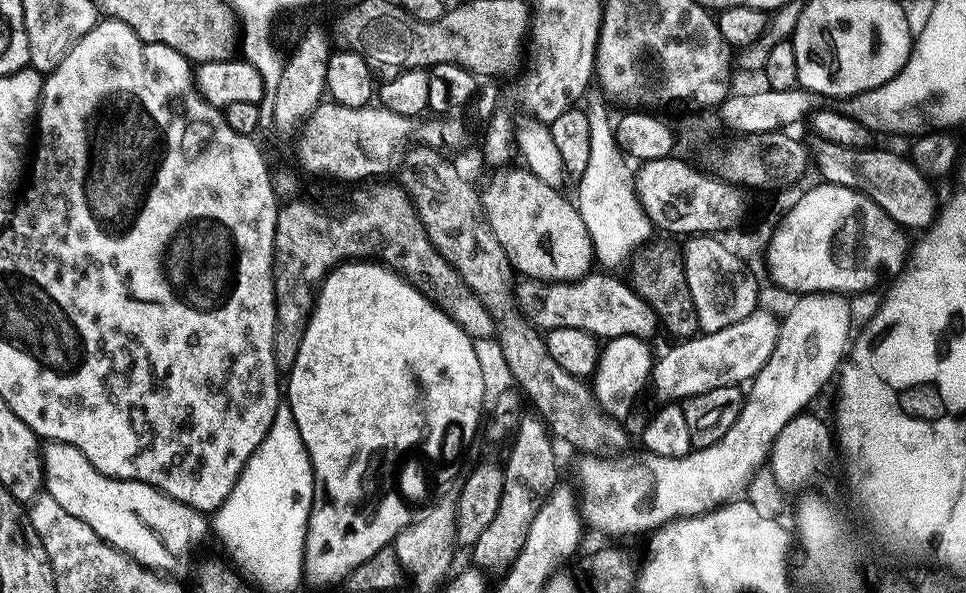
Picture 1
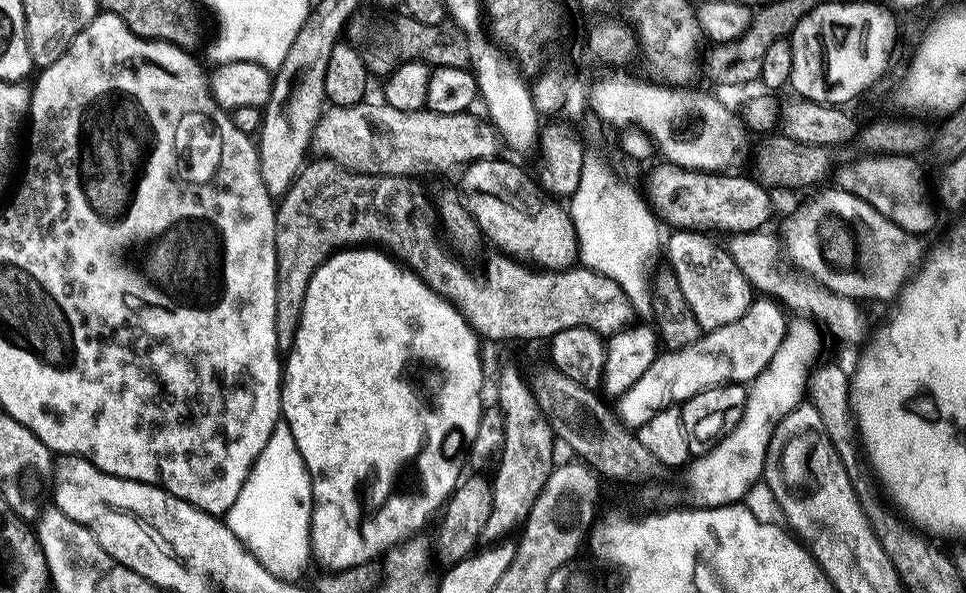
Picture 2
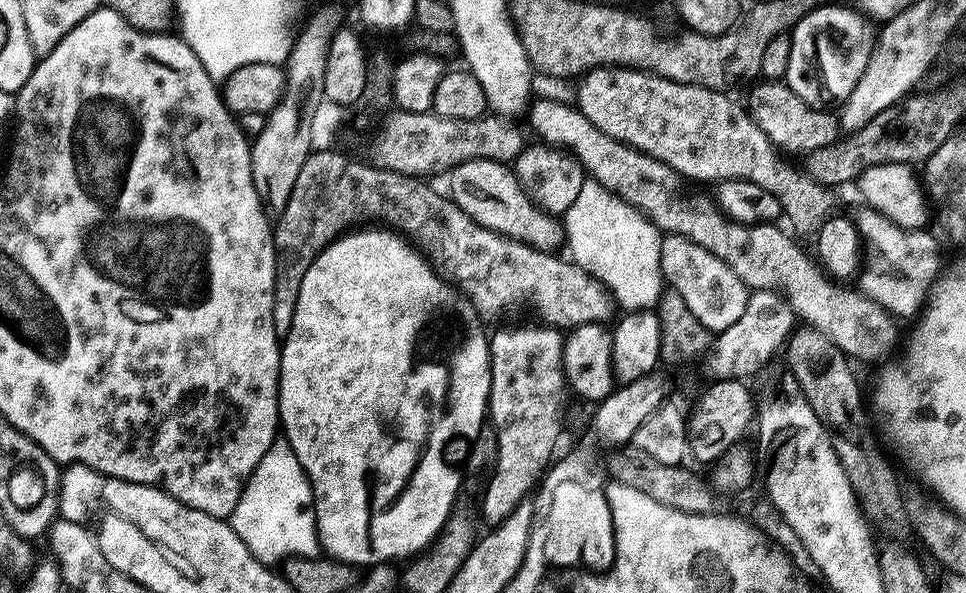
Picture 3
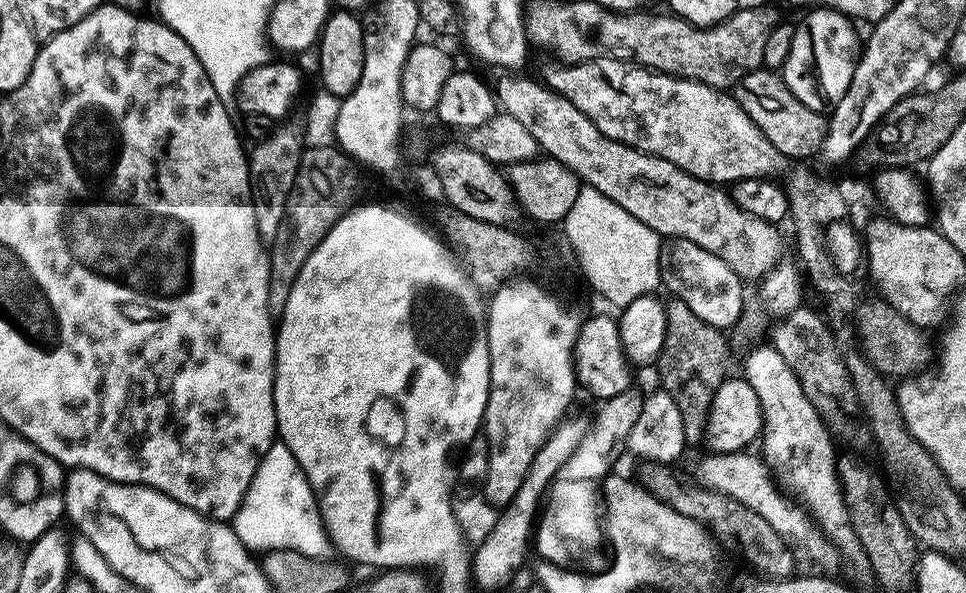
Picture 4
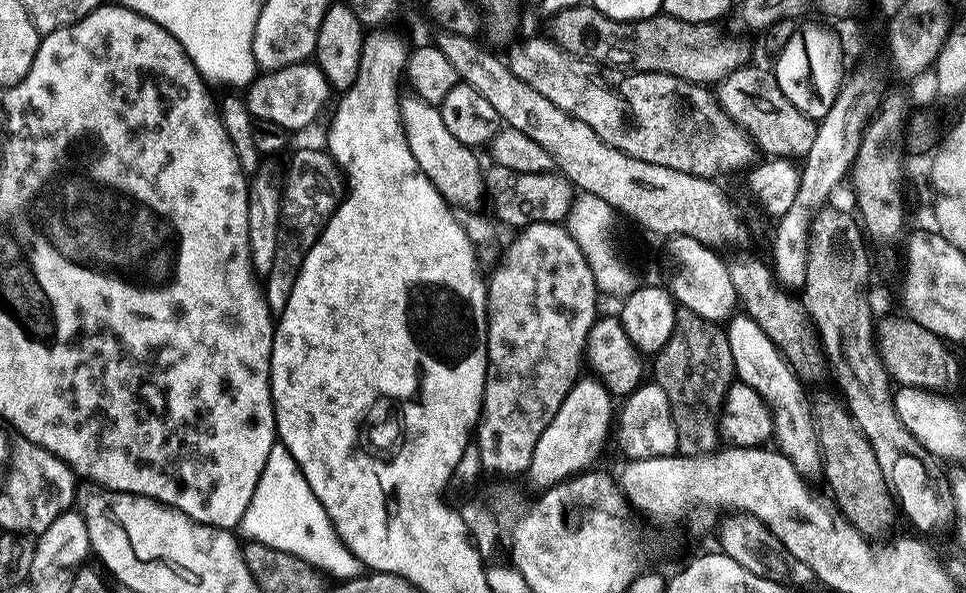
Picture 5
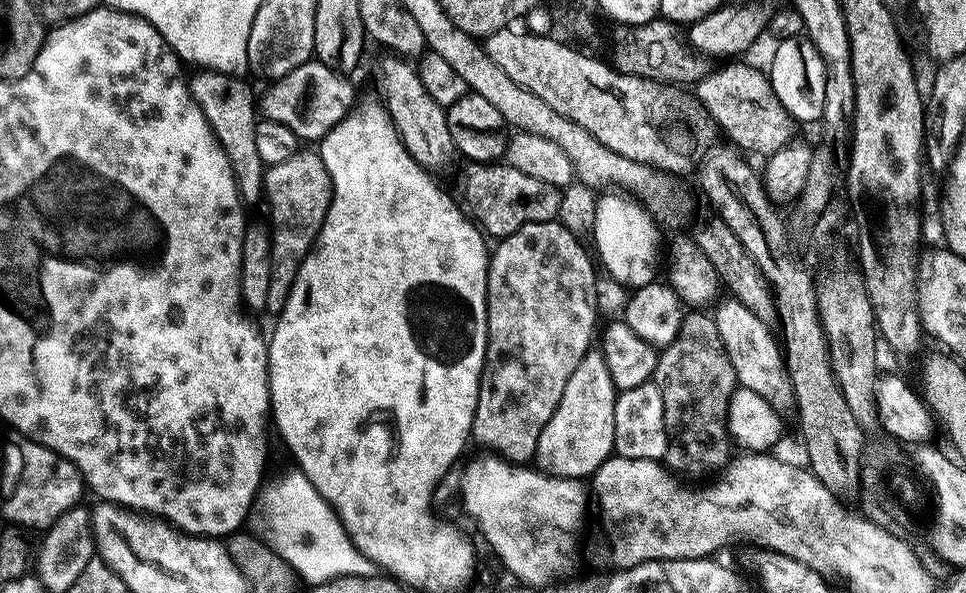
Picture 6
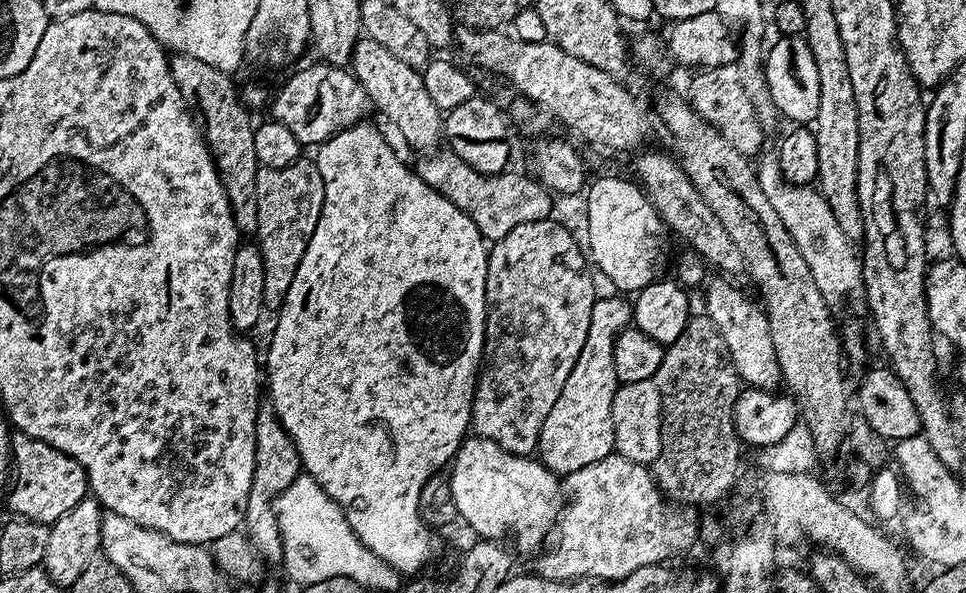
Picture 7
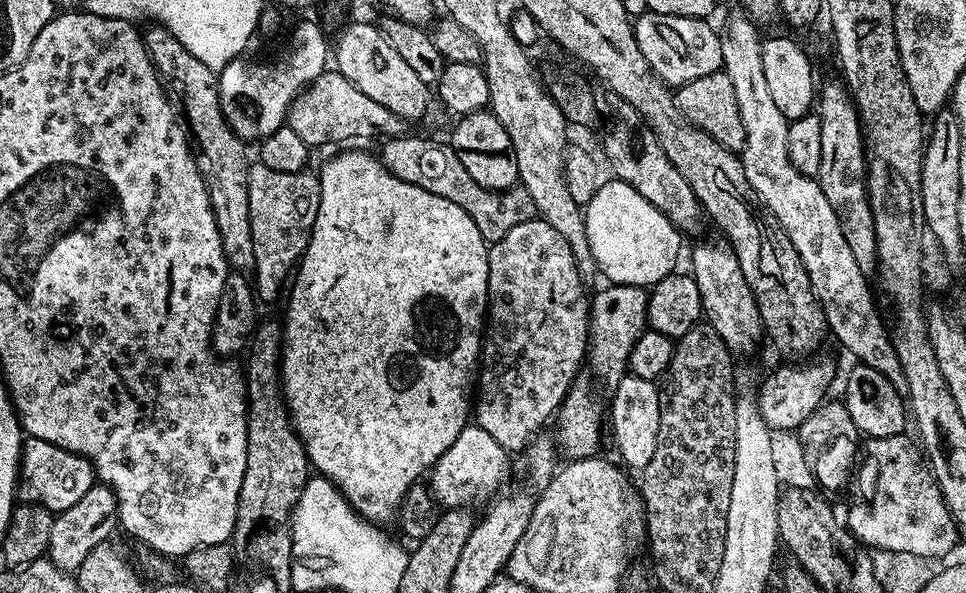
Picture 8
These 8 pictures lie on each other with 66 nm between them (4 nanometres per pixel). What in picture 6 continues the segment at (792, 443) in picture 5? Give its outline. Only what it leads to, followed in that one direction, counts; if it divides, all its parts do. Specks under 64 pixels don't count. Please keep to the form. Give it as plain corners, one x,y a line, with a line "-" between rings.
725,300
725,304
714,312
714,319
718,334
722,334
726,354
730,354
730,366
734,366
737,385
754,390
754,394
763,398
776,412
791,413
794,408
791,378
788,376
788,366
784,363
781,345
772,337
773,329
754,318
754,314
750,314
750,310
746,310
746,306
737,300

